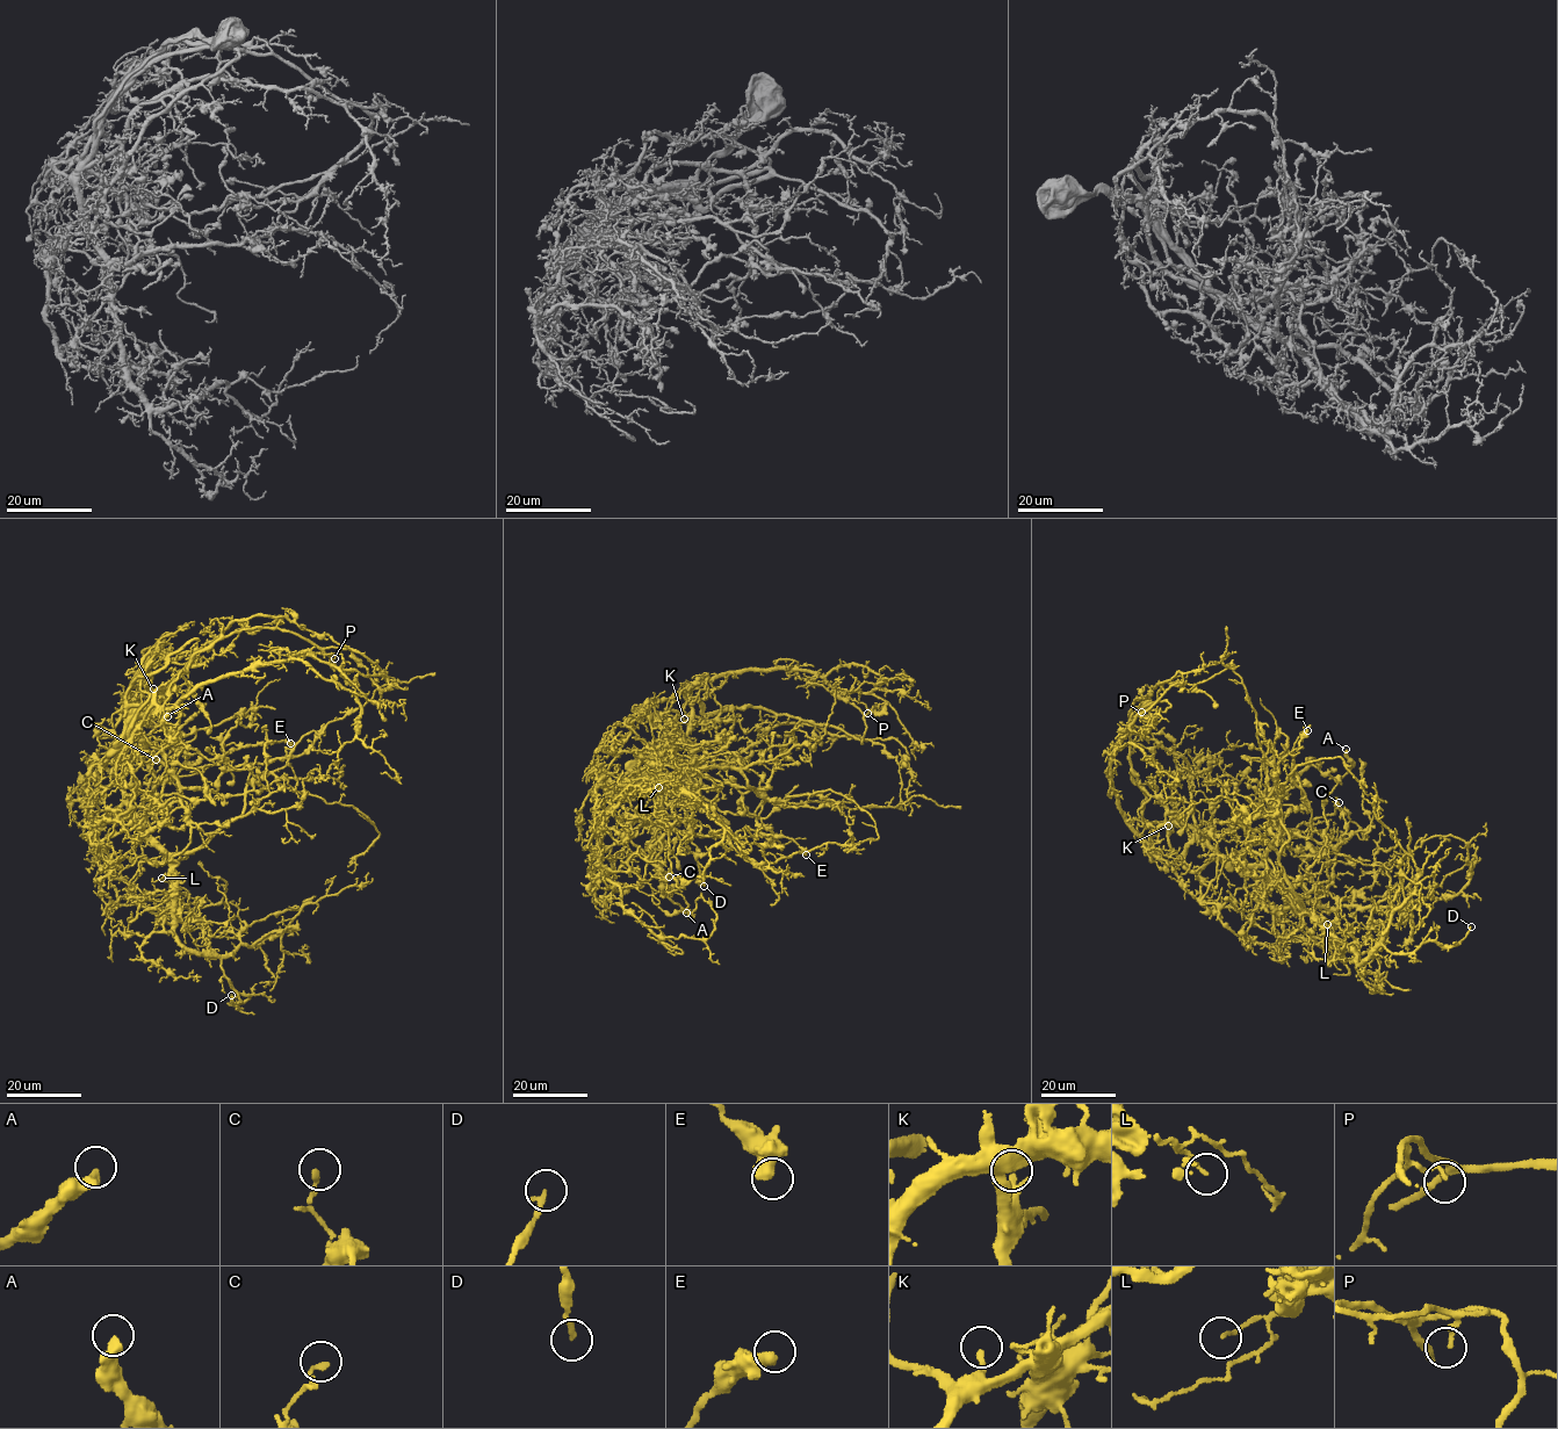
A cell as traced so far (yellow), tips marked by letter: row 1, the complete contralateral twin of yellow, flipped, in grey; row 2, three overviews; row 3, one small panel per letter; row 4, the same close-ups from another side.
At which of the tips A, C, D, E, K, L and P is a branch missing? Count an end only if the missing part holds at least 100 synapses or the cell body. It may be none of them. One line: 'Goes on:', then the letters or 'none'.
Goes on: none

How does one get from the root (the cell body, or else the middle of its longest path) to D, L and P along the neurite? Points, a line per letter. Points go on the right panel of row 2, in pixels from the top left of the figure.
D: (1228, 900), (1306, 913), (1358, 964), (1380, 945), (1400, 953), (1423, 942), (1454, 946), (1471, 926)
L: (1228, 900), (1246, 907), (1253, 899), (1274, 909), (1292, 906), (1327, 924)
P: (1228, 900), (1209, 904), (1202, 901), (1201, 893), (1189, 893), (1120, 808), (1110, 758), (1132, 714), (1141, 712)

